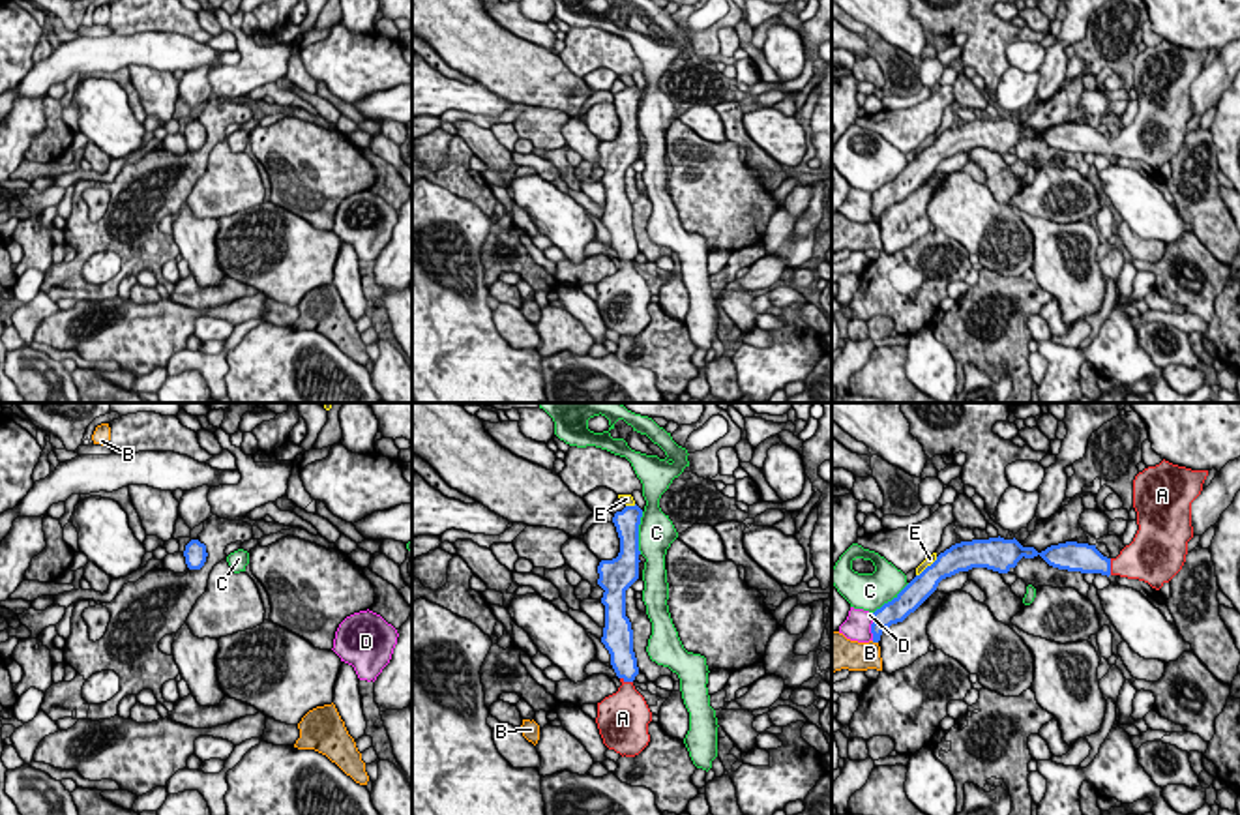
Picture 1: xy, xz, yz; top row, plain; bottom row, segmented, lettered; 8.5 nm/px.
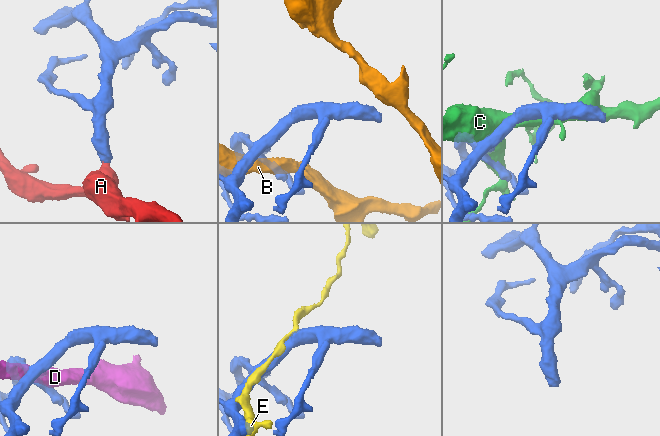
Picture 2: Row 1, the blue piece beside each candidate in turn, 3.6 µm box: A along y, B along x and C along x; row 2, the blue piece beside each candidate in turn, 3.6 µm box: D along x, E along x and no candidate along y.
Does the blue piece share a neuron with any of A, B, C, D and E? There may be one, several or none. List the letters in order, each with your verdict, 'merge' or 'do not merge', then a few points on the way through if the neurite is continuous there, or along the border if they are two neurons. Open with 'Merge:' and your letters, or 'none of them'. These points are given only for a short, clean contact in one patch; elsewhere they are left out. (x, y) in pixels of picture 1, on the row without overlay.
Merge: A
A: merge
B: do not merge
C: do not merge
D: do not merge
E: do not merge

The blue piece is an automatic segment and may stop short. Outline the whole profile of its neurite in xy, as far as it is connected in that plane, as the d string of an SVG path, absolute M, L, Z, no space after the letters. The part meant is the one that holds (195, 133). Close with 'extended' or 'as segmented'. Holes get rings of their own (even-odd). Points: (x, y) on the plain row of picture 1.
M191 120L185 126L184 137L189 150L200 150L208 137L206 126L200 124L199 120Z; as segmented

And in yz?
M1165 39L1139 52L1133 60L1139 111L1116 139L1077 122L1051 126L1041 133L1000 116L955 124L873 193L873 223L880 221L886 208L914 193L942 159L972 148L1008 154L1023 137L1040 135L1049 146L1068 152L1139 159L1159 170L1186 142L1188 122L1193 118L1191 82L1201 75L1206 56L1208 51L1191 51Z; extended

